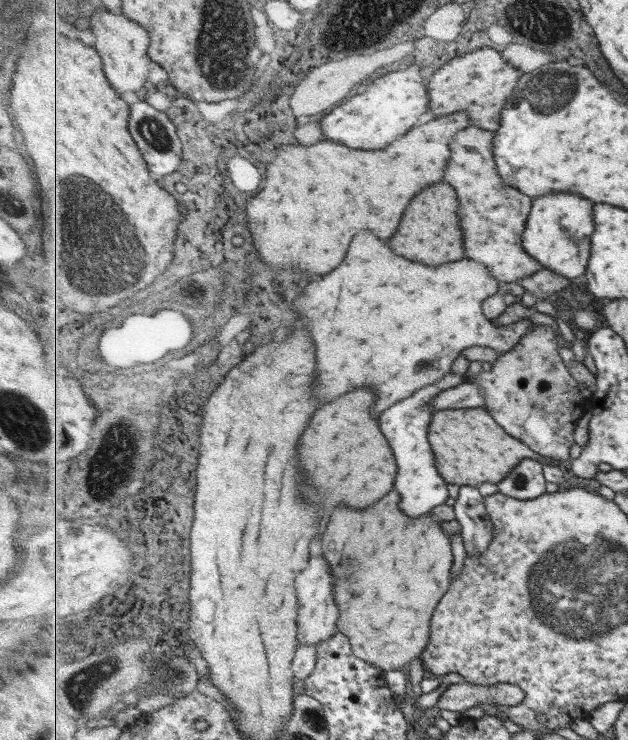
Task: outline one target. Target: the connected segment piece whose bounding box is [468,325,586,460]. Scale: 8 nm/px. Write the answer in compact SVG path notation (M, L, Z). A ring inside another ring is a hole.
M537 325L533 331L522 336L521 341L497 359L491 371L482 371L476 376L469 376L468 381L479 384L484 389L487 400L486 408L510 430L516 438L522 439L538 454L553 457L557 460L572 460L572 446L576 444L576 428L580 418L586 412L586 396L582 394L580 382L570 374L562 354L560 354L560 334L556 328L548 325Z

